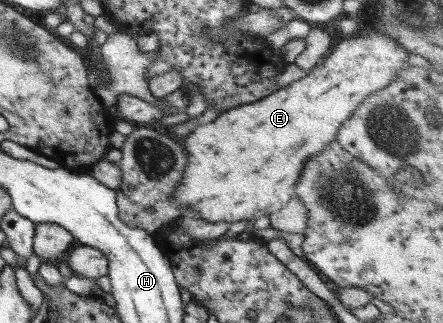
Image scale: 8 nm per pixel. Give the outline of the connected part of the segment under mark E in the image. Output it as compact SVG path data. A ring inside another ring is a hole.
M369 31L365 32L365 36L359 34L345 38L305 77L288 84L289 88L281 87L251 104L239 104L224 110L216 120L199 125L185 137L184 149L189 154L189 166L185 170L183 184L175 192L179 206L187 208L191 202L191 206L199 212L199 218L203 214L209 222L229 223L238 220L253 223L260 216L283 208L296 194L295 184L307 158L321 154L329 142L335 140L341 124L355 112L366 96L393 84L400 72L409 67L409 54L407 49L401 48L395 40L381 32Z

